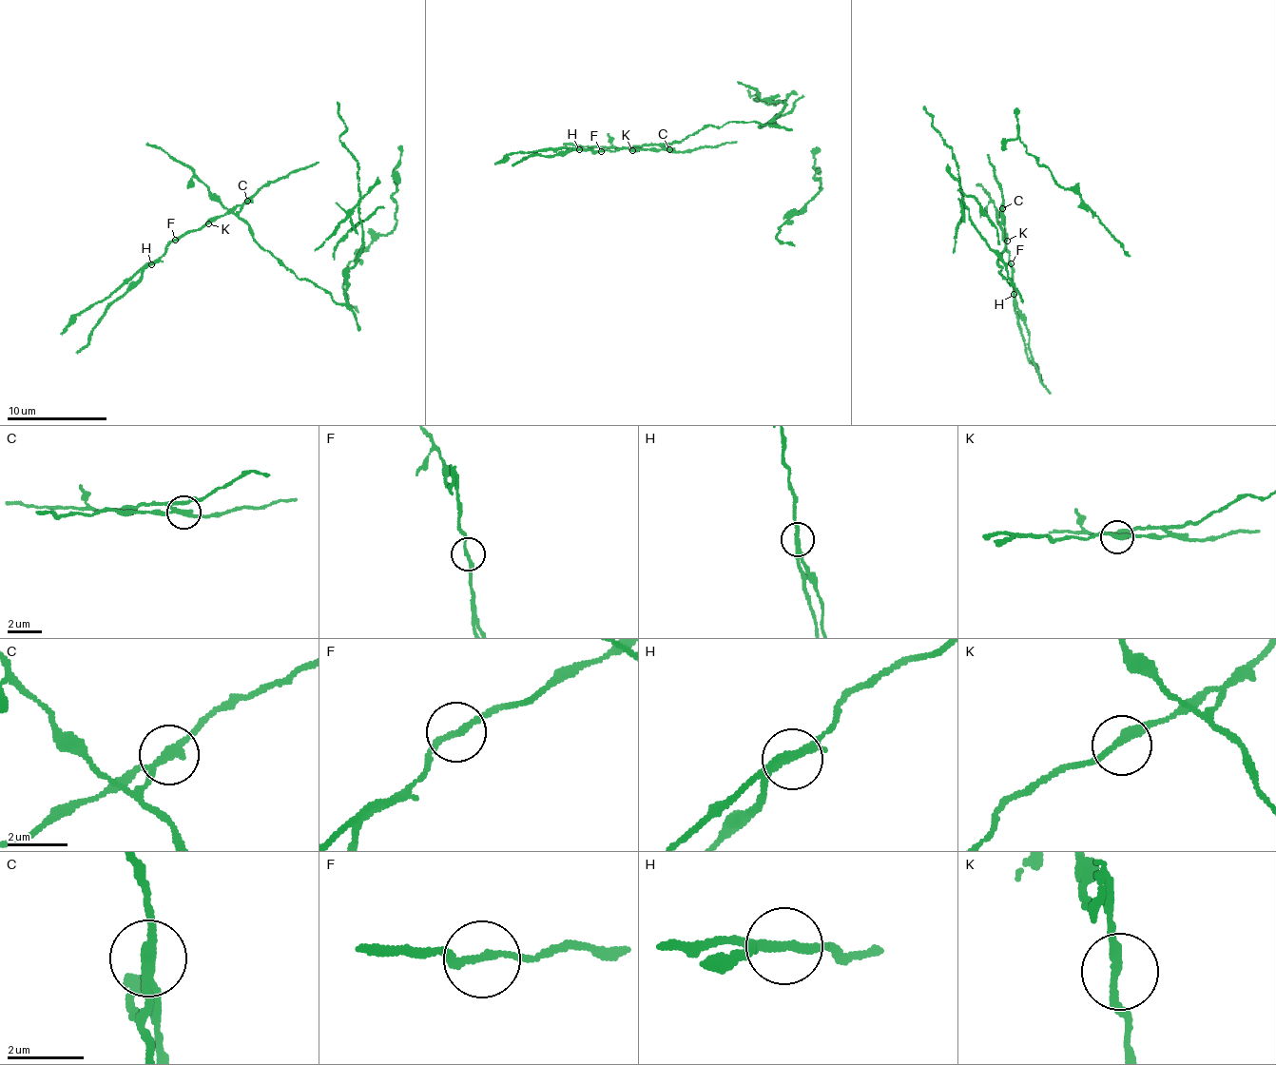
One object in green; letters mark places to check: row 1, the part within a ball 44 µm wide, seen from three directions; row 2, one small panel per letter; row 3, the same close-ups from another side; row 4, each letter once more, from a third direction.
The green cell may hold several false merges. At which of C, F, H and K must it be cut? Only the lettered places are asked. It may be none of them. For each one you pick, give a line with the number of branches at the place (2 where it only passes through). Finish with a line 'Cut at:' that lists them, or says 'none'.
C: 3 branches meet
H: 2 branches meet
Cut at: C, H

